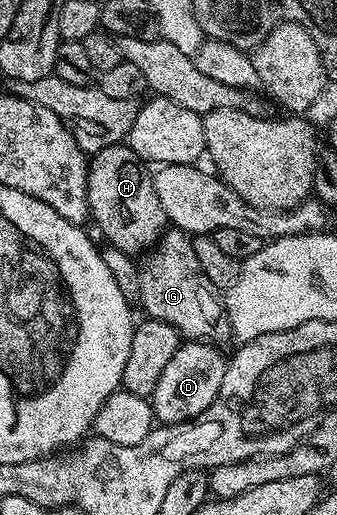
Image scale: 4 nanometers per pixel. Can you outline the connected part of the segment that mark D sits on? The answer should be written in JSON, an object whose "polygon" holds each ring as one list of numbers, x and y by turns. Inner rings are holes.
{"polygon":[[186,340,177,348,175,355,171,355,171,363,167,363,163,375,159,375,159,383,155,383,155,391,151,398,153,416,160,424,174,425,175,423,191,421,203,411,207,411,207,407,211,407,211,403,223,383,227,364,226,354,223,355,221,352,222,350,216,345,210,345,203,341]]}

